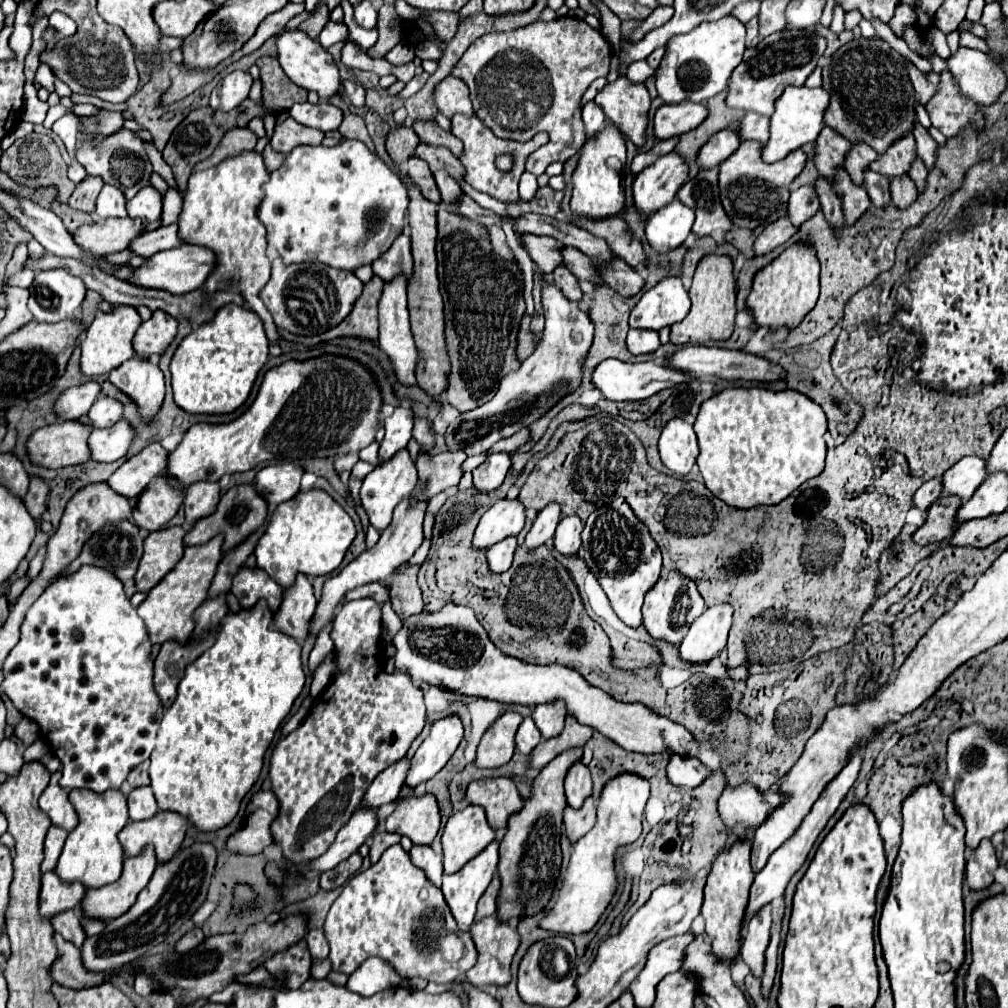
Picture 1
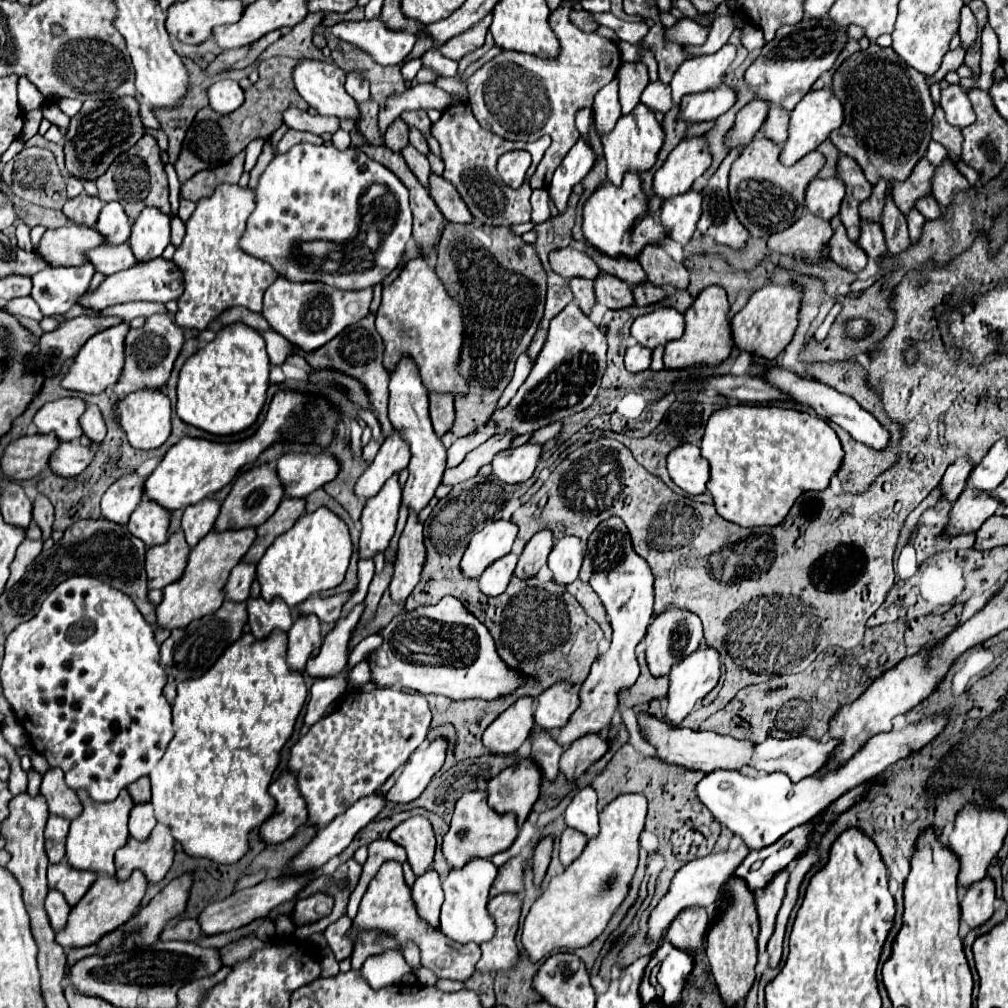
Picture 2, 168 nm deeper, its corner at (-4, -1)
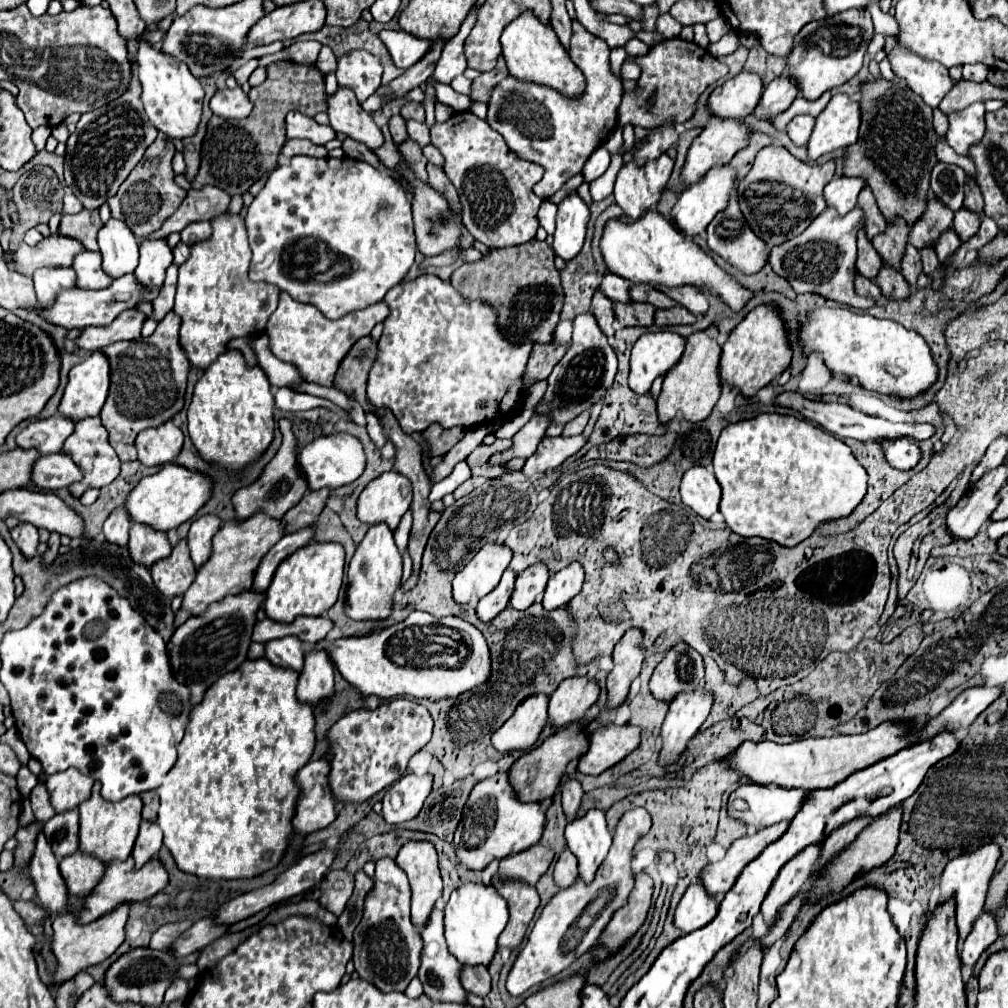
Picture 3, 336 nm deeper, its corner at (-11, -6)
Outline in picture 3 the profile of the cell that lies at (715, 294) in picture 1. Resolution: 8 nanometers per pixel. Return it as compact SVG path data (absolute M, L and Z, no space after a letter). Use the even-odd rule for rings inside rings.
M708 326L706 330L700 330L688 336L684 356L678 360L676 368L672 368L672 372L668 372L668 376L664 378L662 392L658 396L660 422L672 420L676 412L682 412L686 420L698 422L698 420L704 420L712 412L722 392L722 380L720 380L722 348L718 344L718 334L720 332L716 326Z

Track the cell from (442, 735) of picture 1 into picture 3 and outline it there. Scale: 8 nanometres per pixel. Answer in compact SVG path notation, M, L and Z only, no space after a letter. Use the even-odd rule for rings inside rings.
M410 772L392 784L382 798L384 820L390 824L400 824L416 818L426 796L432 790L432 780L432 774L414 776Z

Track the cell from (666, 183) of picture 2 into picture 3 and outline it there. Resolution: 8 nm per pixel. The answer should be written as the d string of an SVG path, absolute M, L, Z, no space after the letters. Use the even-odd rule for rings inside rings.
M716 116L704 126L700 136L694 138L684 168L680 172L680 180L684 184L700 182L708 168L716 164L728 164L732 156L748 144L748 128L738 120L718 120Z

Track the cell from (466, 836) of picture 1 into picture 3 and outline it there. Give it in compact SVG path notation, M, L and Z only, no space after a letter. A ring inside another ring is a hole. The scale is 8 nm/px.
M496 774L478 782L466 802L462 820L454 834L456 856L460 864L468 866L470 870L484 870L492 860L500 860L508 854L516 854L534 846L544 828L546 816L540 810L540 804L522 804L514 798L512 786L508 784L506 774Z

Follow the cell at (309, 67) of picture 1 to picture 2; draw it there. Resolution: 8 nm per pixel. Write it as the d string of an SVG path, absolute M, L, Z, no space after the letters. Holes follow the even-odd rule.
M299 59L299 65L295 67L295 87L299 95L309 103L309 107L317 109L319 115L329 115L337 119L351 119L359 121L361 113L355 103L355 99L345 91L345 71L335 67L333 63L325 61L311 61L311 59Z

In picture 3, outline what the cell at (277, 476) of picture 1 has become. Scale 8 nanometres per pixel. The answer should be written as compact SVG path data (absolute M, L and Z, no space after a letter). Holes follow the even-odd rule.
M330 434L330 436L320 436L306 448L298 452L298 466L306 478L308 490L320 490L320 488L340 488L346 484L352 484L362 472L364 472L364 450L358 438L350 434Z

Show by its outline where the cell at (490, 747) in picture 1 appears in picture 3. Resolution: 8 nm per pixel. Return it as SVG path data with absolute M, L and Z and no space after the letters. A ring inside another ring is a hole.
M538 694L526 698L516 712L504 722L504 728L492 736L492 746L500 754L508 754L512 750L528 750L536 744L548 716L548 696Z

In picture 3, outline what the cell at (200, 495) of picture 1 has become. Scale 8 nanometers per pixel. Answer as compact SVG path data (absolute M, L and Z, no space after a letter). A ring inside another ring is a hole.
M200 516L192 522L188 532L188 546L196 568L210 558L212 536L220 530L220 526L222 526L222 520L216 520L216 516Z

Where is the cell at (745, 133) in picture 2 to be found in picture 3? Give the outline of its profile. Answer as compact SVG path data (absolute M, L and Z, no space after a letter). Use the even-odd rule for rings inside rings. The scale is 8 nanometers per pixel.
M780 76L764 88L764 94L762 94L758 106L754 108L754 114L756 114L756 118L762 118L762 120L774 120L778 114L782 114L794 102L796 96L798 96L796 84L792 84L792 80L788 80L788 76Z

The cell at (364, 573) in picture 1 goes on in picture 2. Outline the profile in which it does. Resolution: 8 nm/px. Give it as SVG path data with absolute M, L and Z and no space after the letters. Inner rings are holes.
M403 357L397 365L397 371L391 375L389 383L389 421L399 431L403 441L409 445L411 451L411 463L409 463L409 479L403 489L403 503L407 507L413 507L415 511L421 511L429 499L435 495L435 489L441 483L443 471L445 471L445 447L441 445L441 439L433 435L433 427L429 423L429 397L427 391L417 375L417 365Z

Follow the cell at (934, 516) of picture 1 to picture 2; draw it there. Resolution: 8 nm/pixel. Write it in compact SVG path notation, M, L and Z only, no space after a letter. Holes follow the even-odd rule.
M965 489L953 505L953 515L949 517L949 535L973 533L977 531L1003 503L989 491Z

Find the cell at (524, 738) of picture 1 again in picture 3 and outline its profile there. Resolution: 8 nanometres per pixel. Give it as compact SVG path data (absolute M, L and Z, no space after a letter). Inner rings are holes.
M564 776L560 782L560 794L562 794L562 808L568 816L568 820L574 820L576 810L578 810L580 800L582 800L582 794L584 794L580 782L576 782L576 778Z

